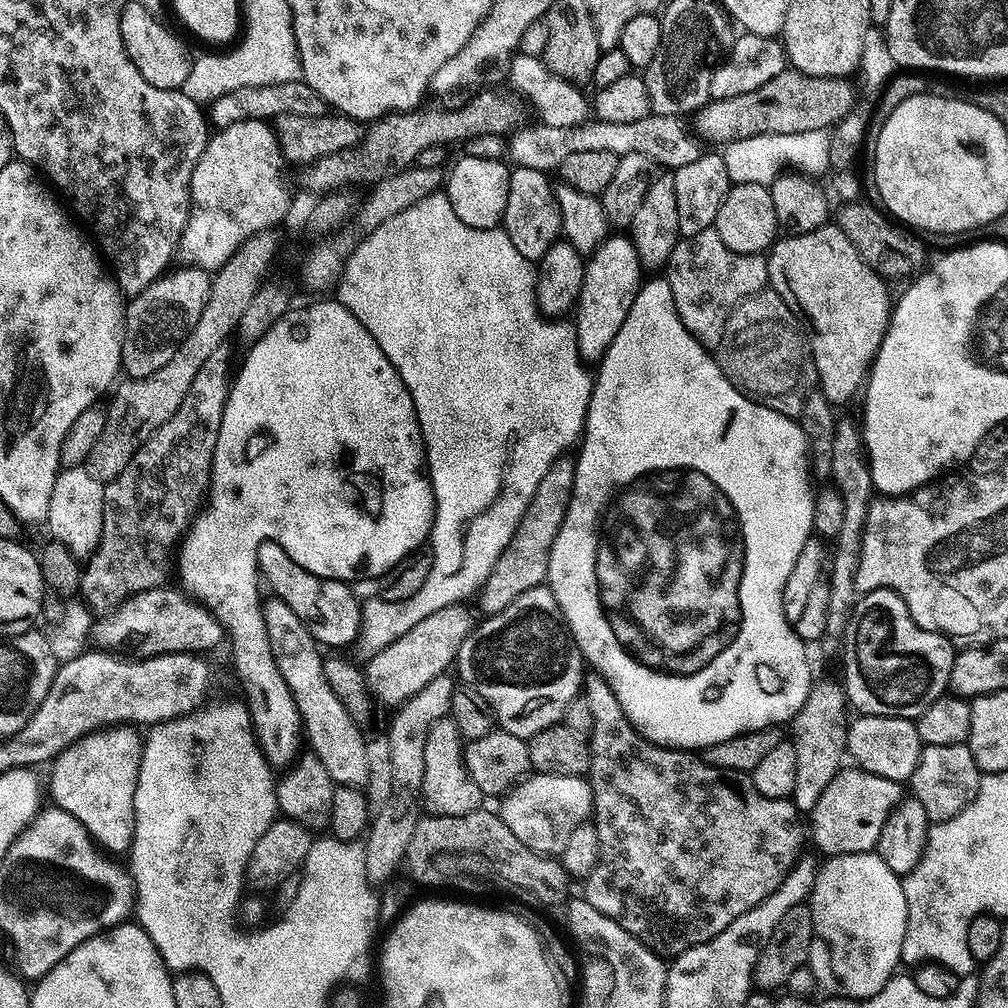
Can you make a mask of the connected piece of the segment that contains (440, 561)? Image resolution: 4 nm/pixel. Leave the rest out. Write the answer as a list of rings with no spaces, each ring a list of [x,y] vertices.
[[[443,191],[431,192],[414,206],[406,206],[402,214],[394,214],[394,218],[386,218],[382,226],[363,237],[364,241],[351,253],[347,253],[344,261],[344,273],[340,276],[340,283],[334,292],[340,304],[370,330],[374,342],[382,346],[382,354],[390,358],[390,366],[398,370],[406,390],[410,390],[410,398],[414,402],[414,410],[418,414],[418,426],[422,430],[424,450],[426,453],[426,471],[428,479],[432,481],[432,493],[436,499],[436,517],[432,523],[432,536],[430,547],[432,550],[432,569],[426,578],[422,590],[418,594],[410,594],[410,598],[390,602],[373,598],[364,600],[360,610],[360,632],[358,645],[364,658],[371,658],[379,654],[391,640],[402,638],[406,630],[418,626],[422,618],[434,614],[451,604],[468,602],[483,588],[486,578],[490,578],[490,570],[494,570],[494,562],[506,550],[510,538],[514,538],[514,530],[526,514],[526,506],[534,498],[534,490],[538,490],[538,482],[542,482],[543,475],[550,468],[553,461],[568,450],[572,443],[575,445],[581,439],[584,430],[584,420],[588,416],[588,403],[592,397],[593,377],[588,376],[585,363],[580,358],[580,351],[576,346],[576,330],[571,323],[561,322],[556,318],[541,316],[540,309],[536,306],[536,273],[533,261],[522,258],[504,233],[503,227],[475,228],[466,226],[458,214],[450,206],[447,195]]]

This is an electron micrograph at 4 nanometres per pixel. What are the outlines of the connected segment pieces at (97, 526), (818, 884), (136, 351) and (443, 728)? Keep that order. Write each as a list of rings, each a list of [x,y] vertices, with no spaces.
[[[83,467],[64,468],[54,482],[46,527],[52,531],[51,539],[66,546],[70,554],[77,558],[90,557],[102,538],[104,489],[105,485],[90,478],[90,474]]]
[[[875,851],[830,856],[823,862],[825,864],[821,863],[816,869],[810,897],[814,934],[807,965],[814,972],[817,985],[828,991],[825,993],[833,997],[847,996],[850,1000],[865,1000],[878,994],[888,979],[897,975],[899,968],[896,967],[902,964],[900,955],[908,925],[904,881],[886,866],[886,862],[882,862]]]
[[[180,266],[180,269],[169,271],[160,277],[146,290],[127,301],[124,310],[124,340],[120,343],[120,367],[125,377],[137,380],[154,374],[154,370],[162,370],[170,358],[174,358],[174,350],[182,346],[182,342],[194,330],[198,318],[202,318],[202,310],[206,310],[208,295],[212,289],[212,276],[202,268]]]
[[[451,718],[432,724],[422,758],[426,761],[426,770],[420,783],[420,798],[425,813],[433,816],[461,816],[481,807],[482,793],[466,770],[462,737]]]

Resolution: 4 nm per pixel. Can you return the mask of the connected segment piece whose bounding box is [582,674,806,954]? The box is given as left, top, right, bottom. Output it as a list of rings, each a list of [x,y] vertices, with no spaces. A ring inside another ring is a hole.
[[[585,675],[582,694],[590,704],[593,714],[593,726],[588,742],[590,766],[586,779],[589,786],[592,787],[592,816],[598,830],[598,846],[600,847],[598,862],[591,874],[583,881],[583,899],[588,900],[590,906],[594,906],[594,910],[606,914],[606,918],[618,922],[618,926],[622,926],[622,930],[626,930],[632,936],[637,936],[643,944],[655,946],[657,949],[669,948],[672,954],[679,954],[685,952],[687,948],[710,942],[710,938],[722,934],[722,930],[726,930],[726,926],[730,926],[730,922],[734,922],[734,918],[738,918],[738,914],[746,914],[746,910],[758,906],[758,902],[762,902],[770,894],[774,894],[776,887],[795,867],[797,860],[801,859],[800,847],[803,846],[804,840],[806,844],[805,829],[804,832],[800,829],[801,813],[797,812],[791,799],[779,800],[758,794],[751,775],[742,772],[723,772],[720,768],[711,768],[703,758],[691,751],[664,748],[660,744],[652,744],[632,727],[614,690],[610,690],[610,686],[601,676]]]

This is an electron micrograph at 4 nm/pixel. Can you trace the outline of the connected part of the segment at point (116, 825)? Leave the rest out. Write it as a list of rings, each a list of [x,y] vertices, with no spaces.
[[[109,726],[99,728],[97,732],[86,734],[75,740],[69,748],[62,750],[55,760],[51,761],[52,781],[48,788],[52,791],[51,803],[66,810],[86,826],[92,839],[108,854],[127,853],[132,847],[134,834],[134,790],[138,782],[140,759],[144,749],[141,733],[132,726]]]

